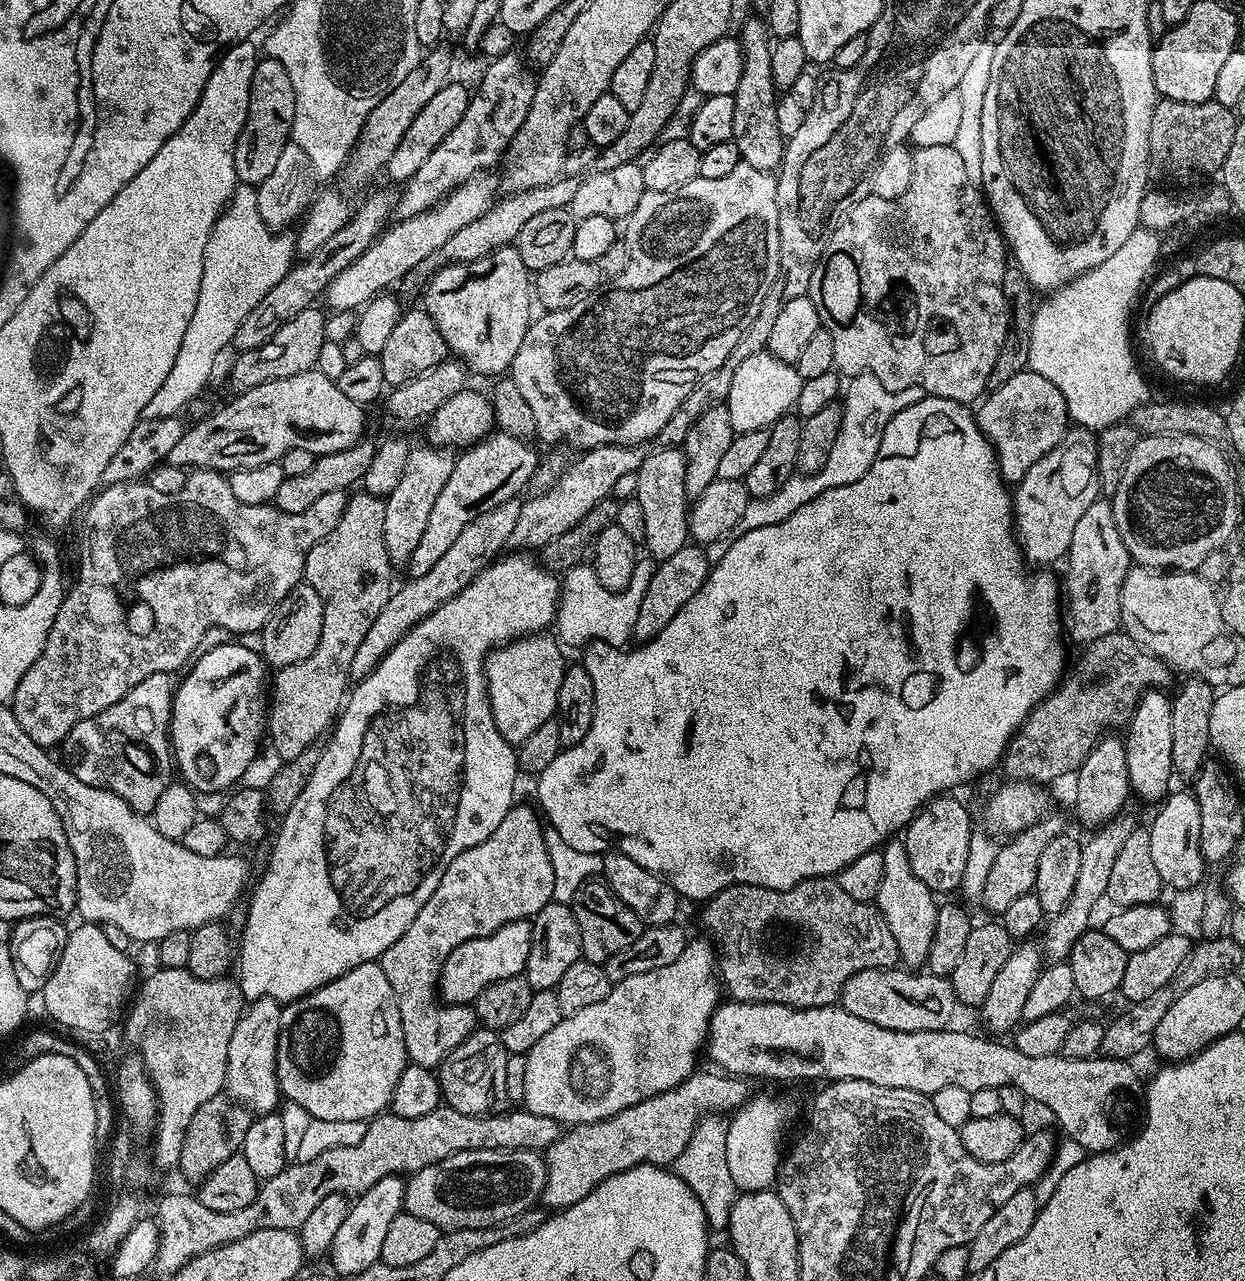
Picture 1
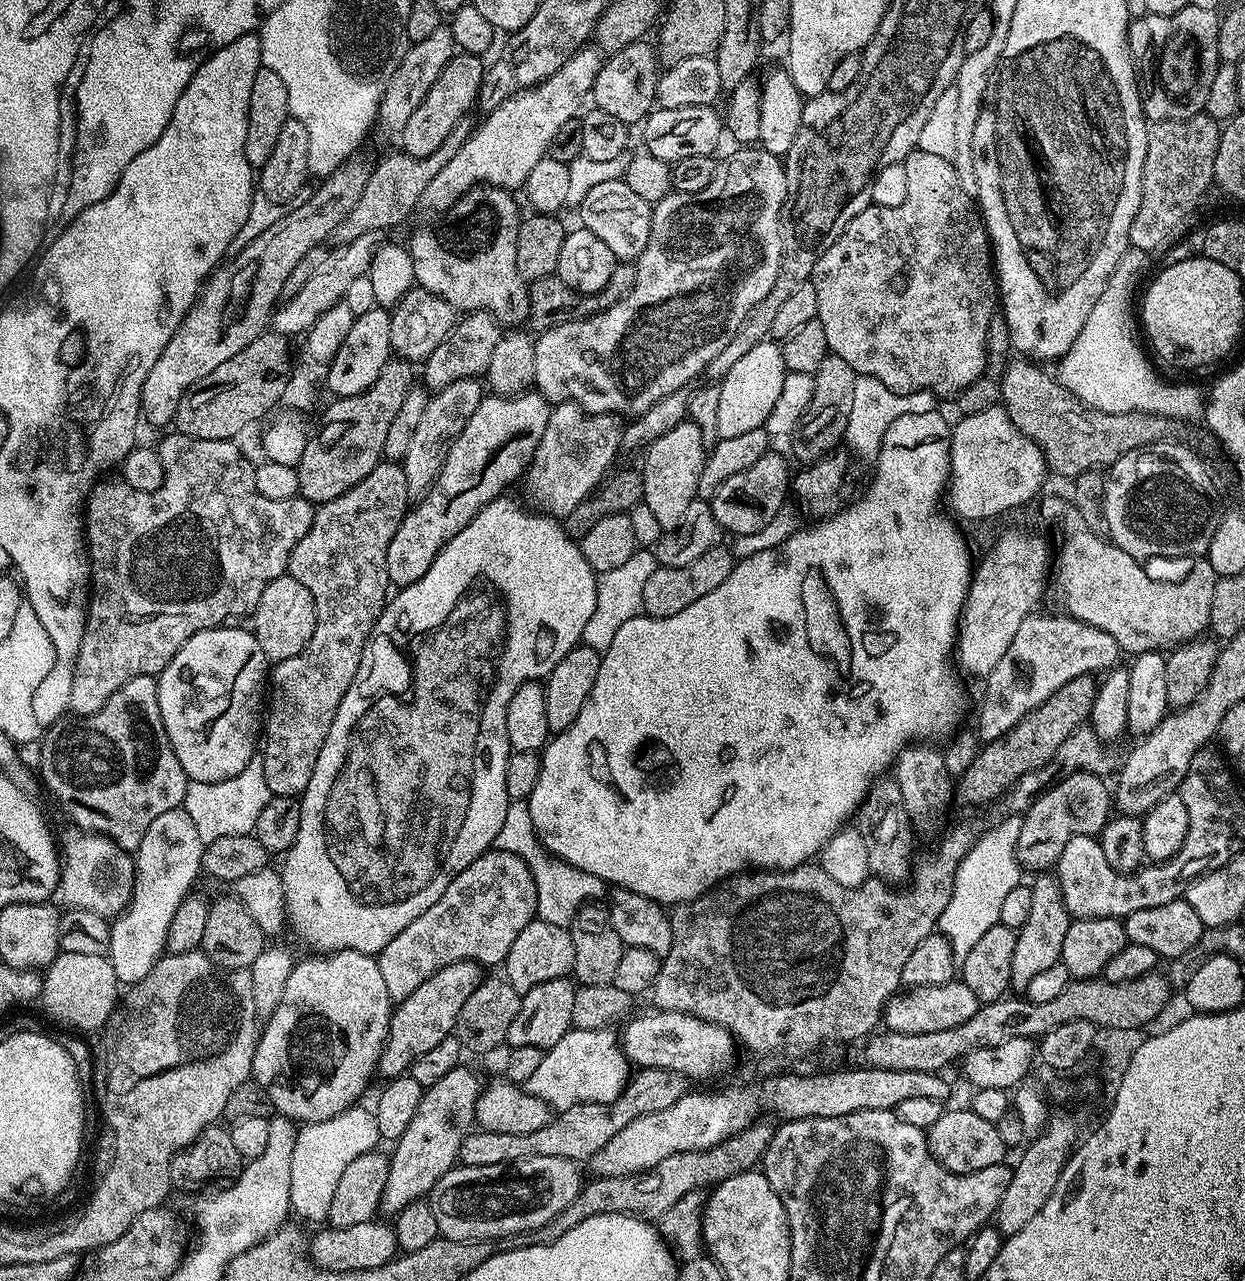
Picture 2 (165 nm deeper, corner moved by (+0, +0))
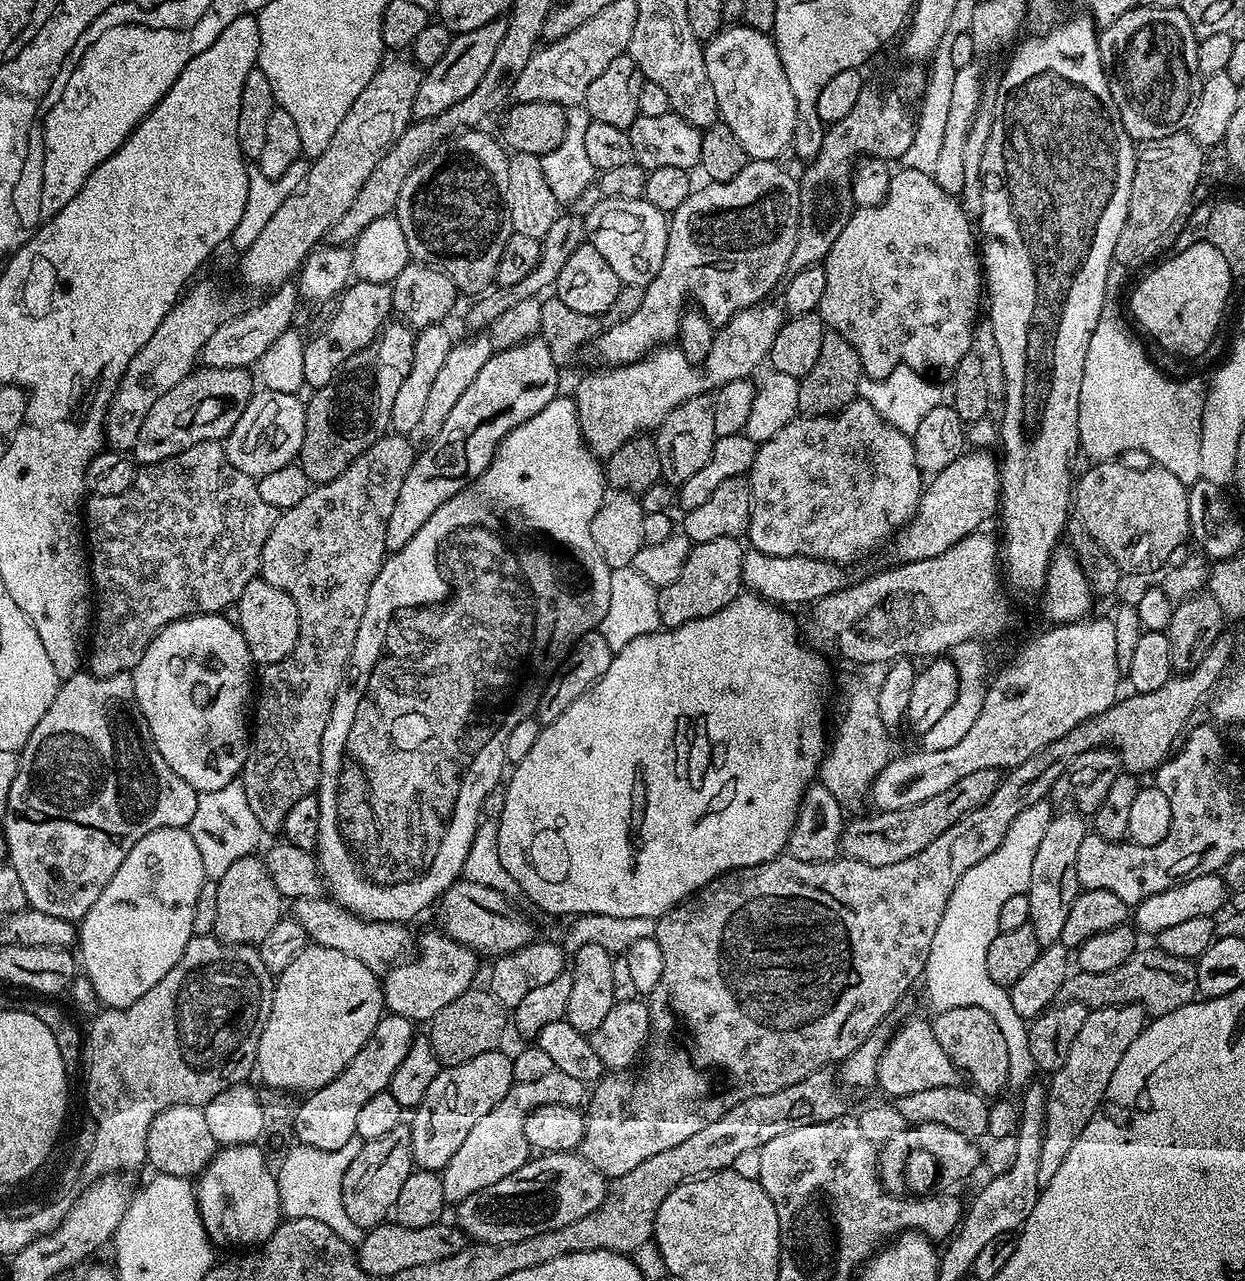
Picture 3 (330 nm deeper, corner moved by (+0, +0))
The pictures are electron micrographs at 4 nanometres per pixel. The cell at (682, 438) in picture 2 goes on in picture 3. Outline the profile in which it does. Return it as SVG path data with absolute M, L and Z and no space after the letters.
M692 396L679 404L655 429L654 439L661 481L666 485L679 486L692 477L710 458L710 450L714 450L716 434L714 428L713 401L704 396Z

